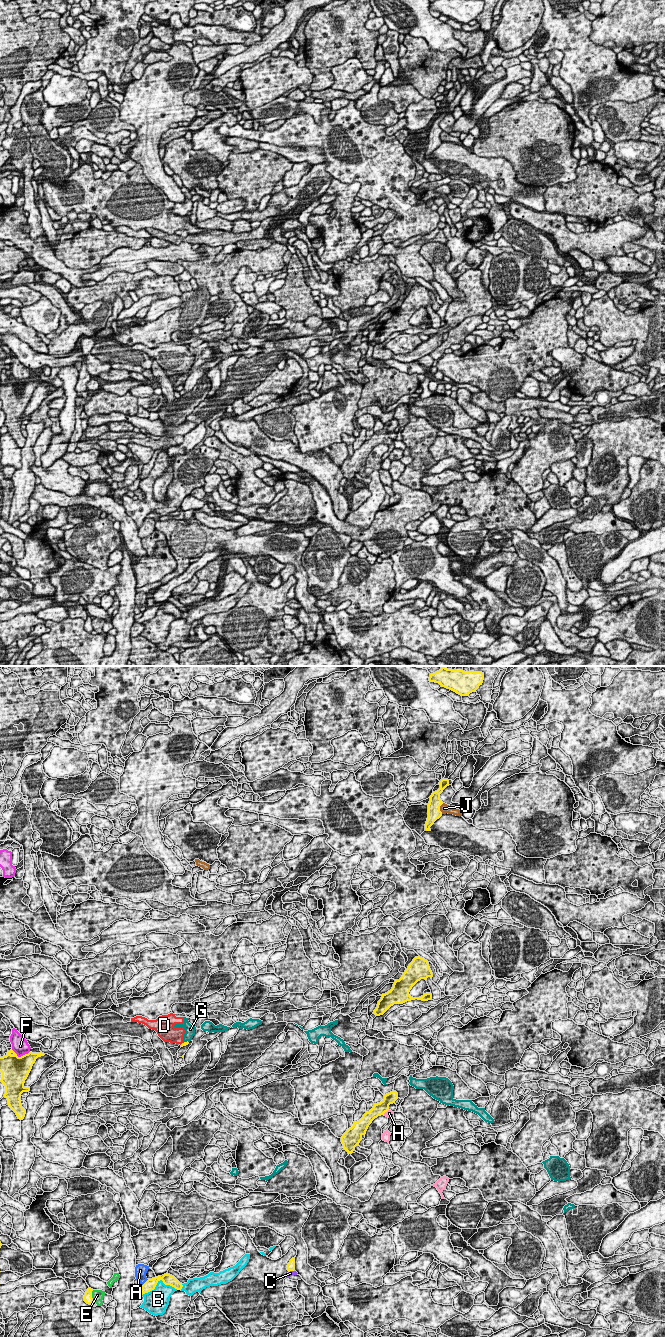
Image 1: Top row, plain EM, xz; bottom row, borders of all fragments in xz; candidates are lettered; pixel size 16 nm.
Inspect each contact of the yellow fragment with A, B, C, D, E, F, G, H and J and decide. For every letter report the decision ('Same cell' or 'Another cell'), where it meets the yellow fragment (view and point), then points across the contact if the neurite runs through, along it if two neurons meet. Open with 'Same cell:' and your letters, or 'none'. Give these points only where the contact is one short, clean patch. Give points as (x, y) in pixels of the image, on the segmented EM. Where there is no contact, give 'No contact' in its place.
Same cell: H
A: Another cell. Touches yellow at xz (145, 1282). Boundary: xz (148, 1279), (142, 1285)
B: Another cell. Touches yellow at xz (157, 1282)
C: Another cell. Touches yellow at xz (291, 1270)
D: Another cell. No contact
E: Another cell. Touches yellow at xz (91, 1296). Boundary: xz (93, 1290), (92, 1301)
F: Another cell. Touches yellow at xz (21, 1056)
G: Another cell. Touches yellow at xz (185, 1042)
H: Same cell. Touches yellow at xz (385, 1111). Path across: xz (378, 1109), (385, 1111), (389, 1113)
J: Another cell. Touches yellow at xz (439, 808)

